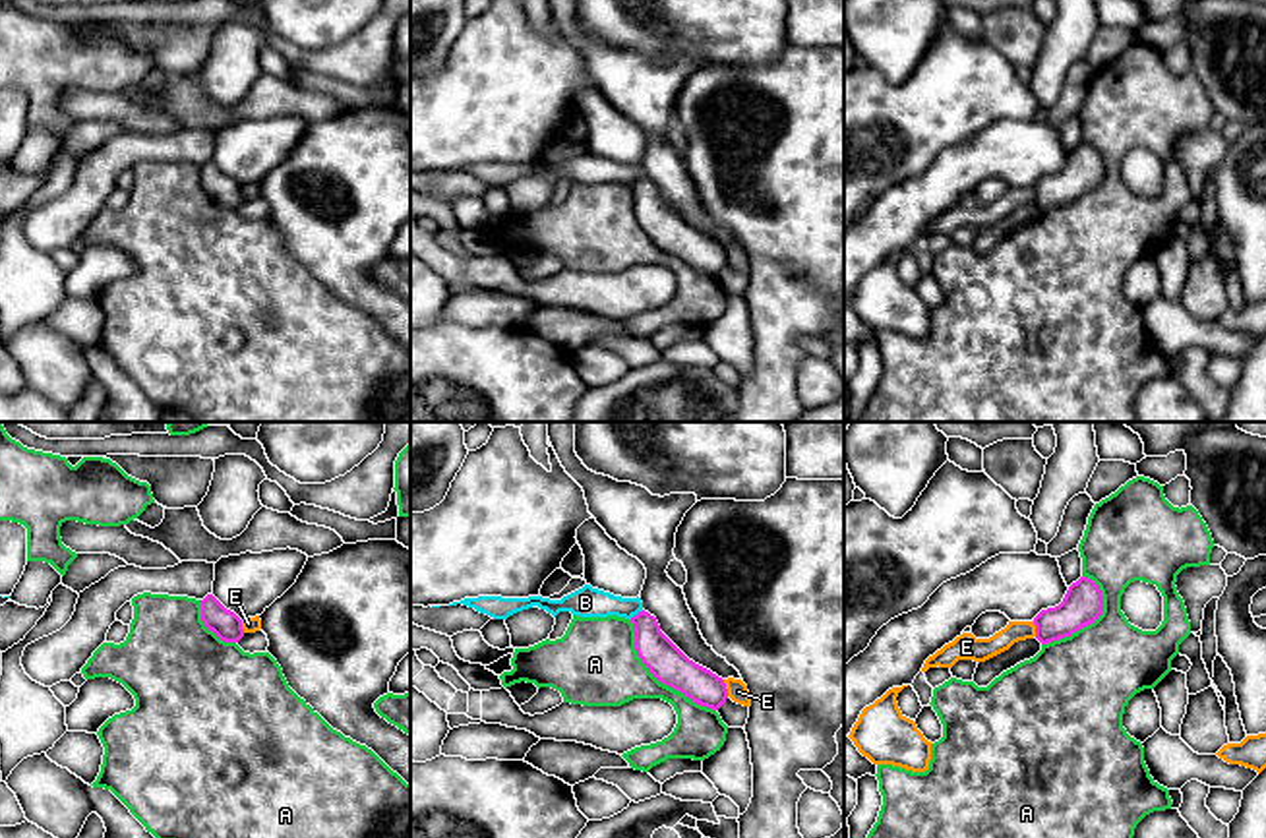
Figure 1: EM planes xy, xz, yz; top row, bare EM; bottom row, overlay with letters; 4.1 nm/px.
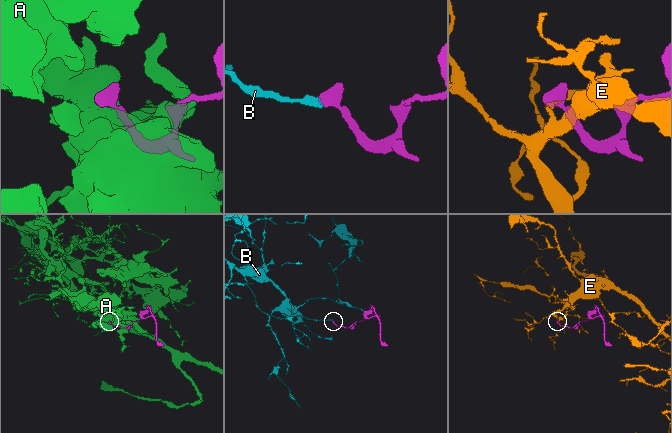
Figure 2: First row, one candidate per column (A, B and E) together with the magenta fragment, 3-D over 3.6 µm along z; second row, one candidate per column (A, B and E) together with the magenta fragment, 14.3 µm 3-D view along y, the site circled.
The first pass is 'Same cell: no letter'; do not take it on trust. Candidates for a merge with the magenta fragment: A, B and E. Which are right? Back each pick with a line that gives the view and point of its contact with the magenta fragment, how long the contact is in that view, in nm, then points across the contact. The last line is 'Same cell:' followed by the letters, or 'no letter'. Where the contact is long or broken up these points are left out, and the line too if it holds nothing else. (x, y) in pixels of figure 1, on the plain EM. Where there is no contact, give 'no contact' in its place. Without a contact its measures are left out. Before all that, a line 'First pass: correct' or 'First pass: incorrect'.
First pass: correct
Same cell: no letter

